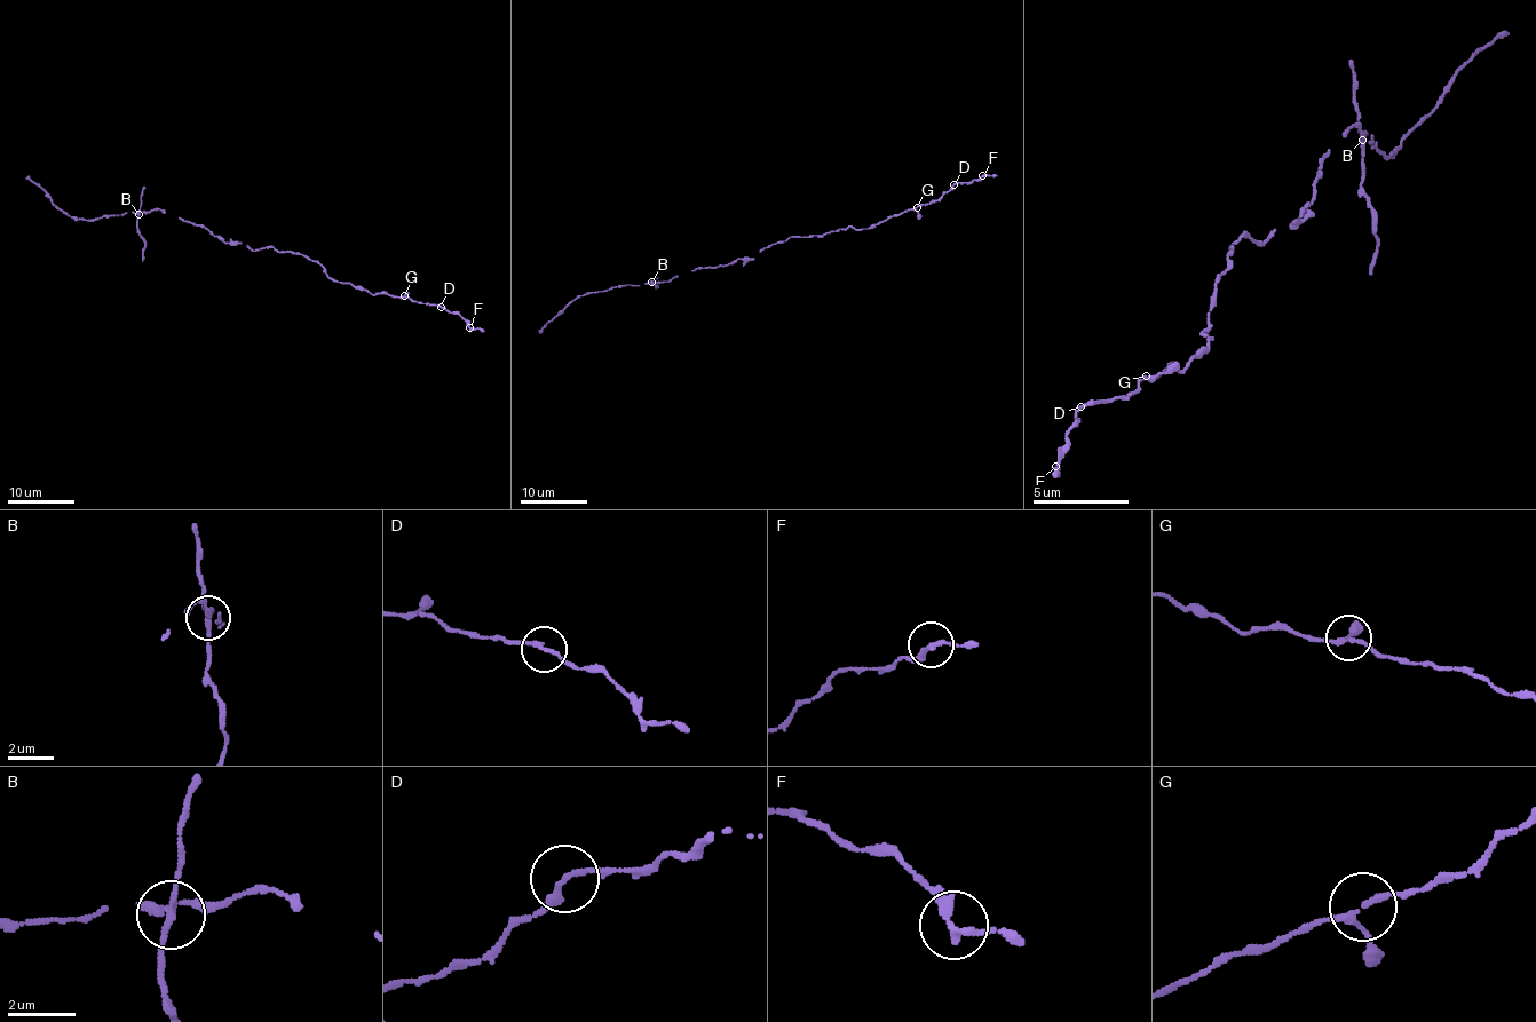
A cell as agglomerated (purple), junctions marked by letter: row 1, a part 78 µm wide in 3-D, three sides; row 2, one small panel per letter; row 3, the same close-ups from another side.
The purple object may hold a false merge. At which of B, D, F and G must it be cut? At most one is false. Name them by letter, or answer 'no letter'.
B

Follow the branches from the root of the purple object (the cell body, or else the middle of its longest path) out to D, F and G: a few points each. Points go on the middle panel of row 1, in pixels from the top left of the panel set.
D: (763, 248), (792, 236), (807, 237), (848, 227), (873, 227), (892, 215), (937, 200), (955, 183)
F: (763, 248), (792, 236), (873, 227), (937, 200), (959, 182), (982, 175)
G: (763, 248), (792, 236), (807, 237), (848, 227), (873, 227), (892, 215), (917, 207)

